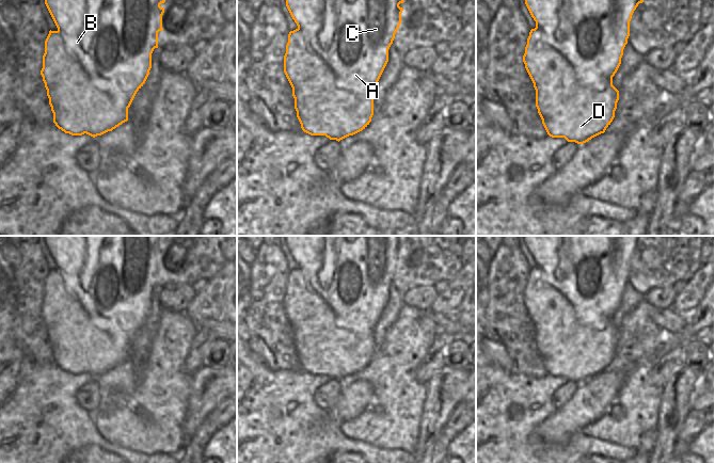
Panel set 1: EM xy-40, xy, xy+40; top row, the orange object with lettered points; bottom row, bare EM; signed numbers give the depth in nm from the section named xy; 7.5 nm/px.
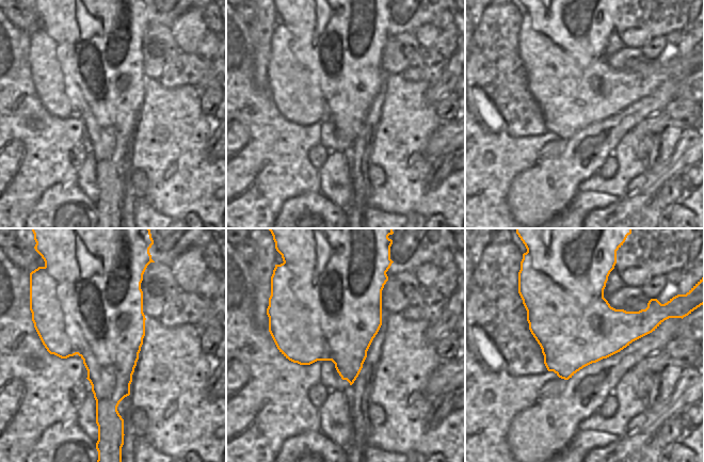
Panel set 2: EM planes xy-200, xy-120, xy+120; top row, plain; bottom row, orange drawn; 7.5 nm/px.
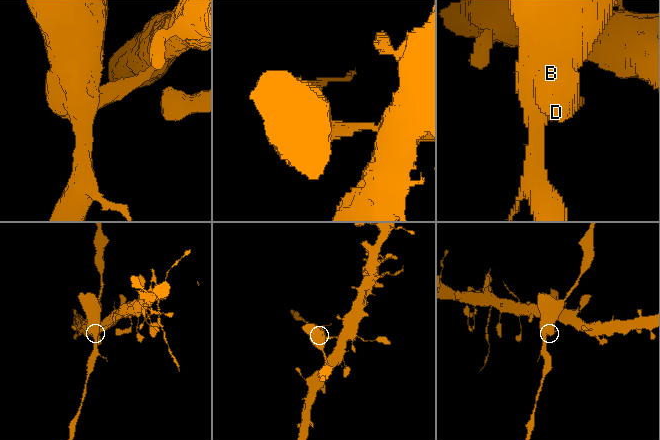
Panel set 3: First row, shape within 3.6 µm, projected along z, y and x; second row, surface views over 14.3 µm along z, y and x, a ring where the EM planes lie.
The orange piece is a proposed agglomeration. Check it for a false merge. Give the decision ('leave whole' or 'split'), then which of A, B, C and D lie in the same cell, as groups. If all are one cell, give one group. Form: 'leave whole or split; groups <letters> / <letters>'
split; groups A B C / D

